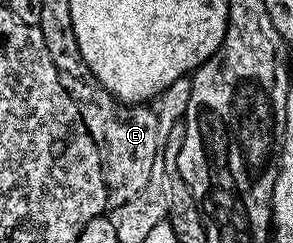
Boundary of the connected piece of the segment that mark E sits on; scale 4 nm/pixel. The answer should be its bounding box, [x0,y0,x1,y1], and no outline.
[51,27,162,206]

